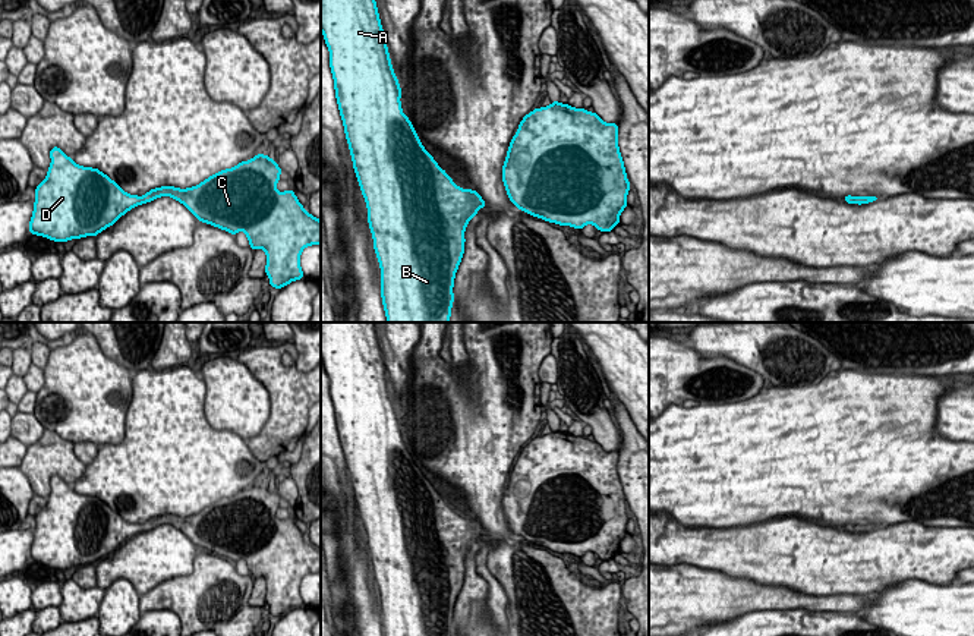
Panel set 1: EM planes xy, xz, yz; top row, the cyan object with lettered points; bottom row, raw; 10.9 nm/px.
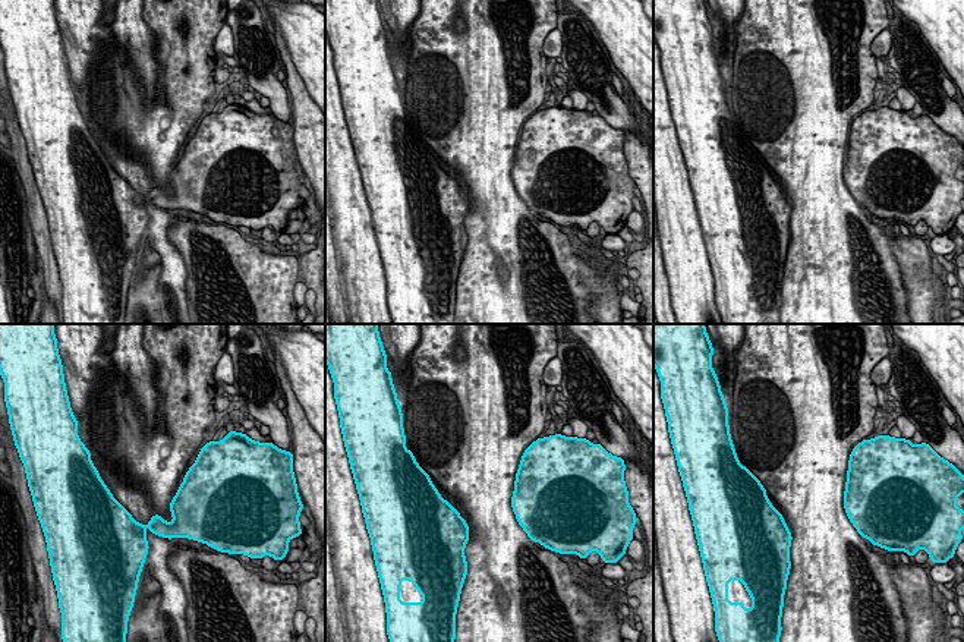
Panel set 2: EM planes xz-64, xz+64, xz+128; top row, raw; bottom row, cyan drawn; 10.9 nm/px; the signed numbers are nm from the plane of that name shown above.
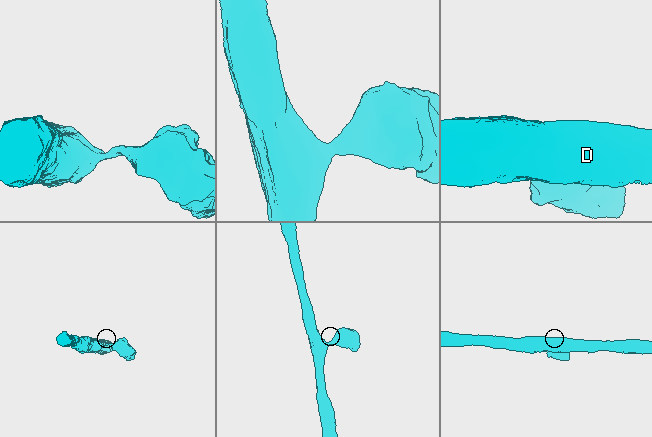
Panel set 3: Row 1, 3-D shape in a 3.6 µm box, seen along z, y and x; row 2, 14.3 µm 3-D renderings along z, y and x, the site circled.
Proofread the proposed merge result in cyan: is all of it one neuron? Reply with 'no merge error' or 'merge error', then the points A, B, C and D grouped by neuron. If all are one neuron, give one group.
no merge error | A B C D

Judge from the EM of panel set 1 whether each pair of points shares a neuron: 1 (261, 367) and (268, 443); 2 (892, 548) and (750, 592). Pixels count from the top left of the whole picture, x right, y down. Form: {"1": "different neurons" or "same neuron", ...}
{"1": "same neuron", "2": "different neurons"}

